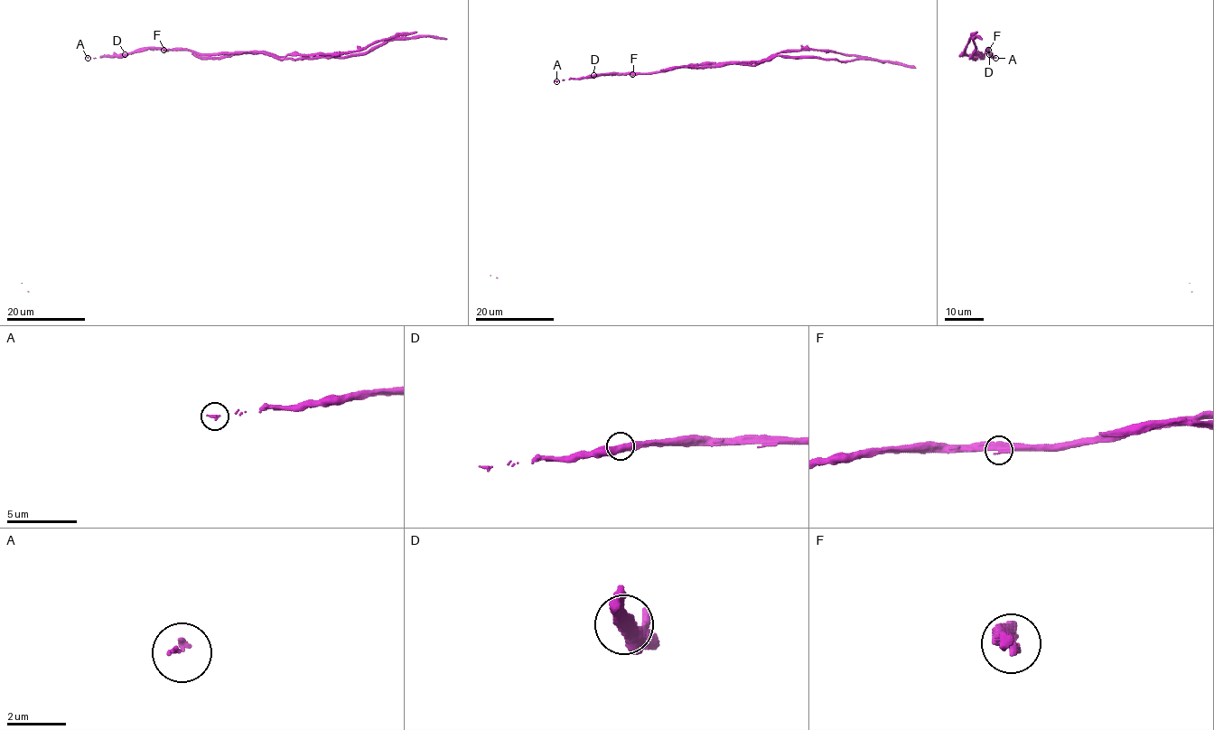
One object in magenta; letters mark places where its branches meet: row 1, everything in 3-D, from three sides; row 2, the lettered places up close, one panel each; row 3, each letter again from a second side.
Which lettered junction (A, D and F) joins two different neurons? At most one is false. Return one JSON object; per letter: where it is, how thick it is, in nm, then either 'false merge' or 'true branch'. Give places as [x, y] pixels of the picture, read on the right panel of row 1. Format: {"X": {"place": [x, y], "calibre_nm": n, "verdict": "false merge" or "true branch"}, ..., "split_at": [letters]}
{"A": {"place": [995, 58], "calibre_nm": 180, "verdict": "true branch"}, "D": {"place": [989, 54], "calibre_nm": 480, "verdict": "true branch"}, "F": {"place": [988, 50], "calibre_nm": 480, "verdict": "false merge"}, "split_at": ["F"]}

